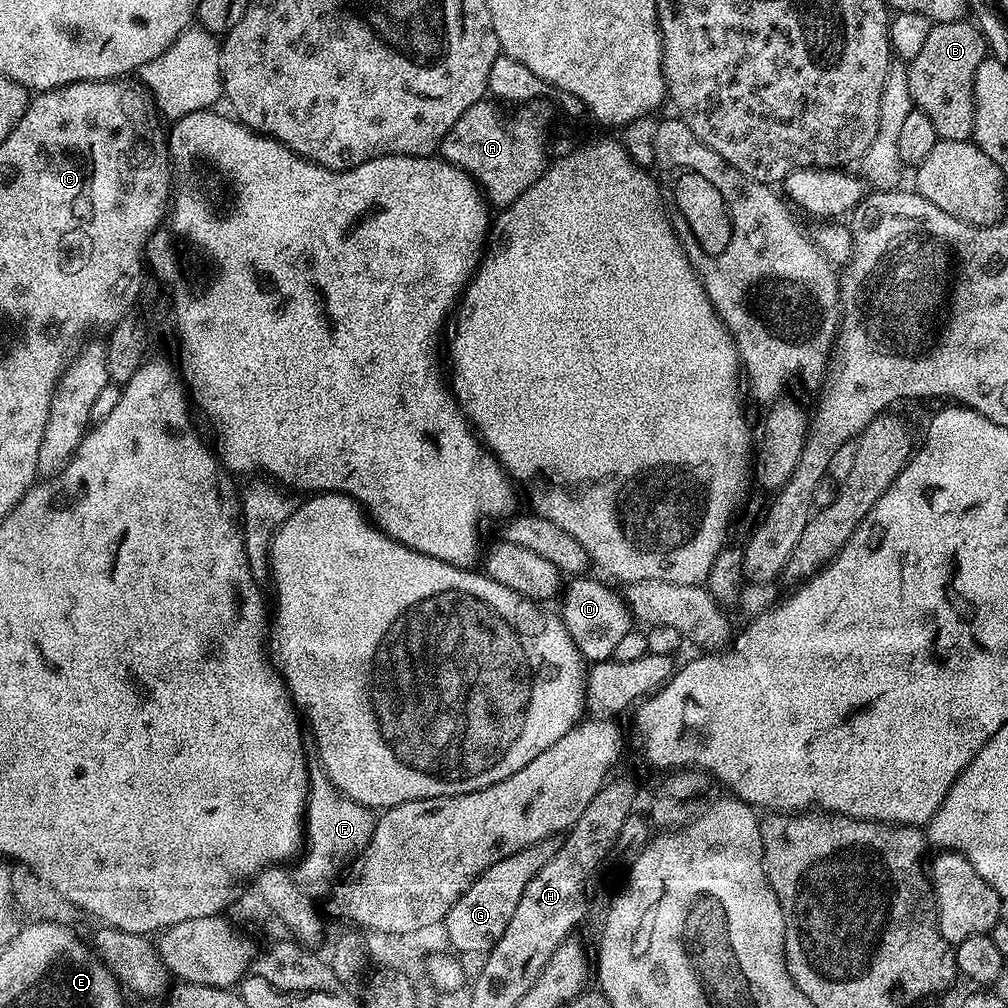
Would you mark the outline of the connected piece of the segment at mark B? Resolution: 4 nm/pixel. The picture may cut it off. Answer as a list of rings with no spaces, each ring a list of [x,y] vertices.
[[[967,19],[951,20],[941,24],[933,23],[930,34],[926,38],[918,58],[907,61],[908,81],[912,103],[921,112],[925,112],[934,122],[937,137],[942,140],[972,140],[974,130],[974,78],[978,74],[978,66],[986,59],[990,52],[990,44],[978,29],[967,24]]]

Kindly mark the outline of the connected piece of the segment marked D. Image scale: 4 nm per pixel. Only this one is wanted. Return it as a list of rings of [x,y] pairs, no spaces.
[[[580,574],[567,581],[559,601],[558,615],[564,621],[566,630],[580,651],[580,655],[588,662],[611,660],[618,650],[618,642],[624,635],[633,631],[632,612],[628,609],[623,595],[616,592],[600,580],[591,580],[591,575]]]

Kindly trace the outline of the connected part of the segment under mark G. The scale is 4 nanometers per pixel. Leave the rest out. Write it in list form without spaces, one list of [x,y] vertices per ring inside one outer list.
[[[559,835],[548,836],[545,840],[534,842],[518,854],[510,854],[510,858],[502,858],[502,862],[494,862],[490,870],[486,870],[468,889],[454,902],[454,906],[446,914],[442,929],[448,940],[460,952],[480,952],[487,954],[506,934],[506,926],[510,926],[510,918],[514,918],[514,910],[518,910],[518,902],[526,890],[526,882],[558,854],[562,843]]]

